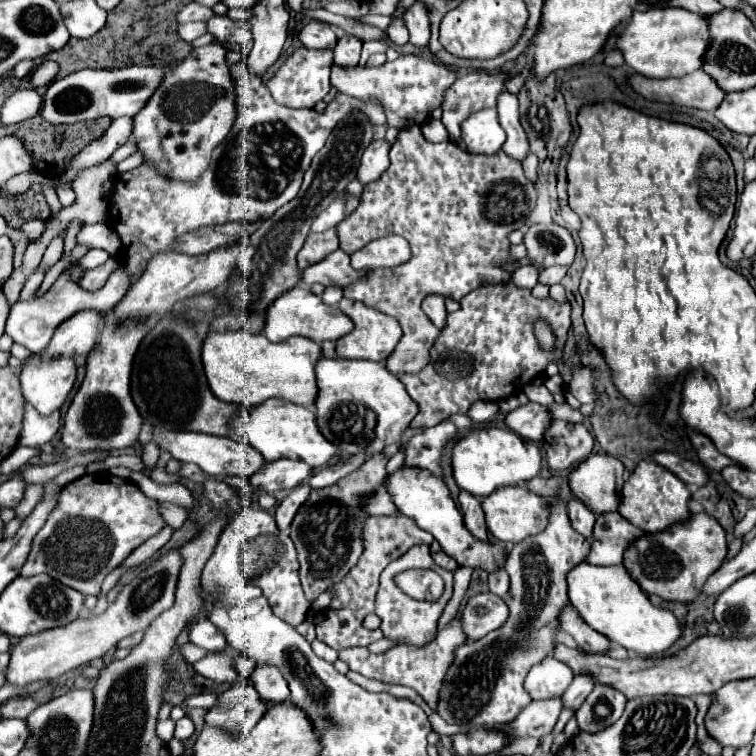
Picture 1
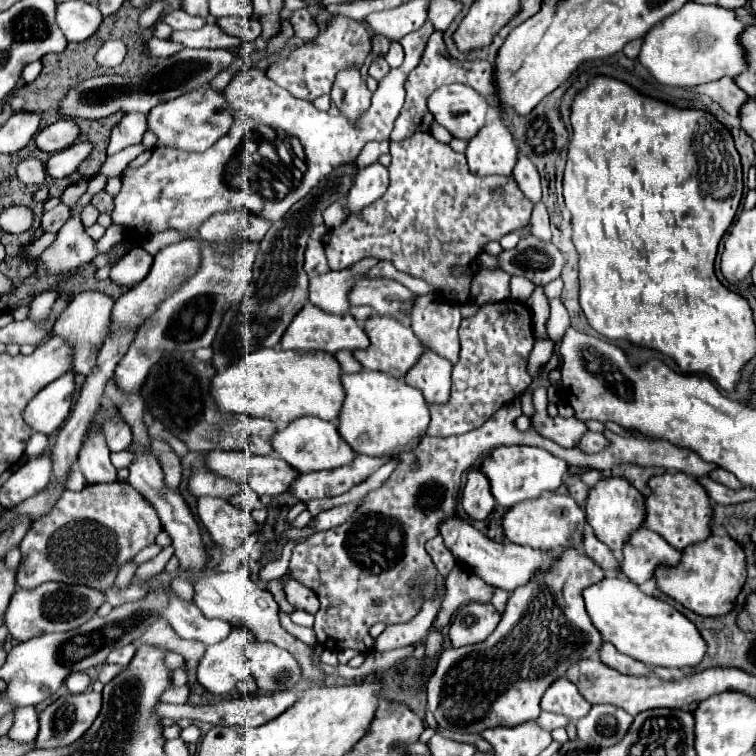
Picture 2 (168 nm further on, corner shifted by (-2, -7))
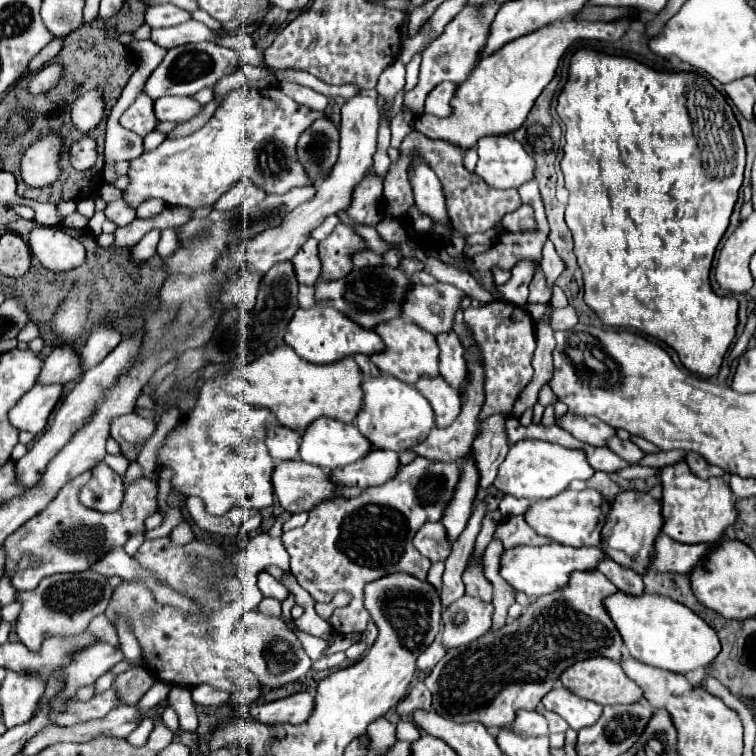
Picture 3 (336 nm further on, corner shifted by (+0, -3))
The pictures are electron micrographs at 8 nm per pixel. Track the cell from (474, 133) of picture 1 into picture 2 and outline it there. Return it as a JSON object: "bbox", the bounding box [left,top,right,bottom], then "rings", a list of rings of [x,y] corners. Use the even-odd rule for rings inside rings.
{"bbox":[466,118,516,176],"rings":[[[500,118],[482,126],[482,130],[468,140],[466,148],[468,166],[476,176],[512,176],[516,154],[514,138]]]}

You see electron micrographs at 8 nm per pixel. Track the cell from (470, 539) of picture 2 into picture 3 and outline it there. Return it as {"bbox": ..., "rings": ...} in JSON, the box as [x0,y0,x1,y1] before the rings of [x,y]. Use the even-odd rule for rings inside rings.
{"bbox":[500,544,608,598],"rings":[[[548,544],[548,546],[520,546],[518,550],[504,550],[502,554],[502,564],[500,564],[500,576],[512,584],[518,592],[528,594],[530,598],[546,596],[552,594],[570,582],[570,574],[580,570],[596,570],[598,562],[606,560],[608,556],[604,554],[602,548],[570,548],[562,544]]]}

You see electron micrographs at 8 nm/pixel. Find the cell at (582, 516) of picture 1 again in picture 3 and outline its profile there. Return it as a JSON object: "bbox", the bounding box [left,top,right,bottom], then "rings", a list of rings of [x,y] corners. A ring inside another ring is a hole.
{"bbox":[598,560,644,596],"rings":[[[614,560],[602,562],[602,566],[598,566],[598,570],[600,570],[612,584],[616,584],[620,592],[630,594],[630,596],[640,596],[640,594],[644,594],[642,576],[640,576],[640,574],[634,574],[634,570],[622,570],[622,566],[618,566]]]}

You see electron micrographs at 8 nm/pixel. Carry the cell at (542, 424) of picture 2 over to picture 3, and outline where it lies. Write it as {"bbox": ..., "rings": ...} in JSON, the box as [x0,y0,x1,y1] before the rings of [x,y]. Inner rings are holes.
{"bbox":[556,414,616,446],"rings":[[[564,414],[556,420],[556,424],[568,430],[574,438],[592,446],[606,446],[606,442],[616,436],[616,430],[598,422],[598,418],[570,418],[570,414]]]}

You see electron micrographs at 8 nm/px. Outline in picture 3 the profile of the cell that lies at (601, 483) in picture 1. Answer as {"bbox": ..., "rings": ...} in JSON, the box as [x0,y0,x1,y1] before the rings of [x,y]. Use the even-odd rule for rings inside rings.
{"bbox":[602,492,662,574],"rings":[[[622,492],[614,498],[614,510],[610,510],[610,518],[602,528],[602,548],[622,568],[646,574],[652,562],[654,542],[662,534],[662,524],[662,506],[658,500],[644,492]]]}

